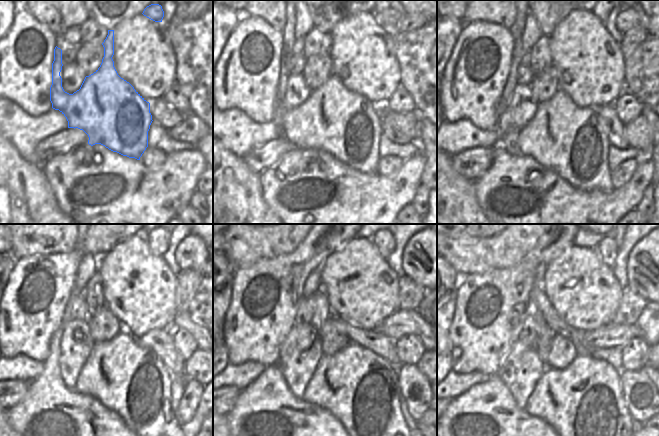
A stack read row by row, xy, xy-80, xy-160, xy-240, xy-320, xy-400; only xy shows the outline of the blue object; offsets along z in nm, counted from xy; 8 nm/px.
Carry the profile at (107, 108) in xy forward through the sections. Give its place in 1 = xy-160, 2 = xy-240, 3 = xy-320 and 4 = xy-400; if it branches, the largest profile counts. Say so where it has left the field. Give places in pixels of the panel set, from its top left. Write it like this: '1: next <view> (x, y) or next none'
1: next xy-160 (569, 140)
2: next xy-240 (130, 380)
3: next xy-320 (361, 389)
4: next xy-400 (584, 404)

